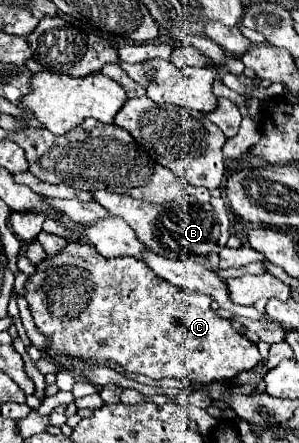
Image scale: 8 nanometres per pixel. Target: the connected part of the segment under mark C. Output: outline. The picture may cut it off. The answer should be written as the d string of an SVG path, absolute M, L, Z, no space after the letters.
M69 243L59 255L55 257L47 257L39 267L37 273L29 279L27 283L27 303L33 315L33 321L37 325L37 329L49 339L51 347L45 351L51 357L95 357L95 359L111 359L117 361L125 371L131 373L141 373L153 379L163 379L163 377L177 377L183 383L213 383L213 381L225 381L225 379L233 379L237 377L241 371L249 371L253 369L259 361L259 349L255 343L251 343L247 337L243 337L241 333L237 333L231 327L229 319L223 319L217 315L215 309L211 309L211 297L179 287L179 285L171 285L169 281L157 277L151 269L145 267L145 263L141 259L135 257L115 257L115 259L105 259L97 253L97 249L93 249L93 245L81 245L81 243Z

